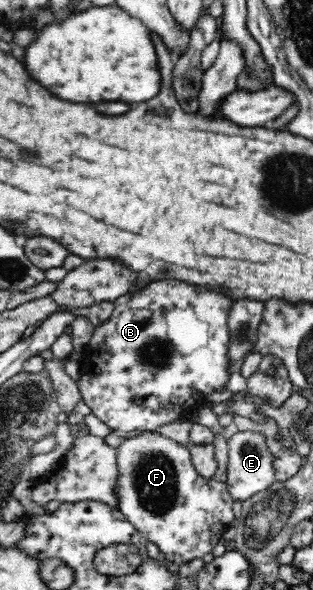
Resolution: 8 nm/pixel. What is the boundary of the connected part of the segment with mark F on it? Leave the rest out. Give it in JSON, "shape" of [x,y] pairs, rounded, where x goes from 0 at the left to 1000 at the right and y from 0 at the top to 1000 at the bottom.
{"shape":[[[460,731],[435,741],[403,741],[367,761],[374,810],[364,834],[377,841],[374,863],[396,876],[460,907],[473,917],[505,924],[537,958],[546,951],[575,958],[610,947],[645,946],[671,937],[696,919],[709,919],[712,905],[748,886],[741,868],[744,844],[722,820],[658,812],[623,797],[604,753],[569,753],[505,731]]]}

